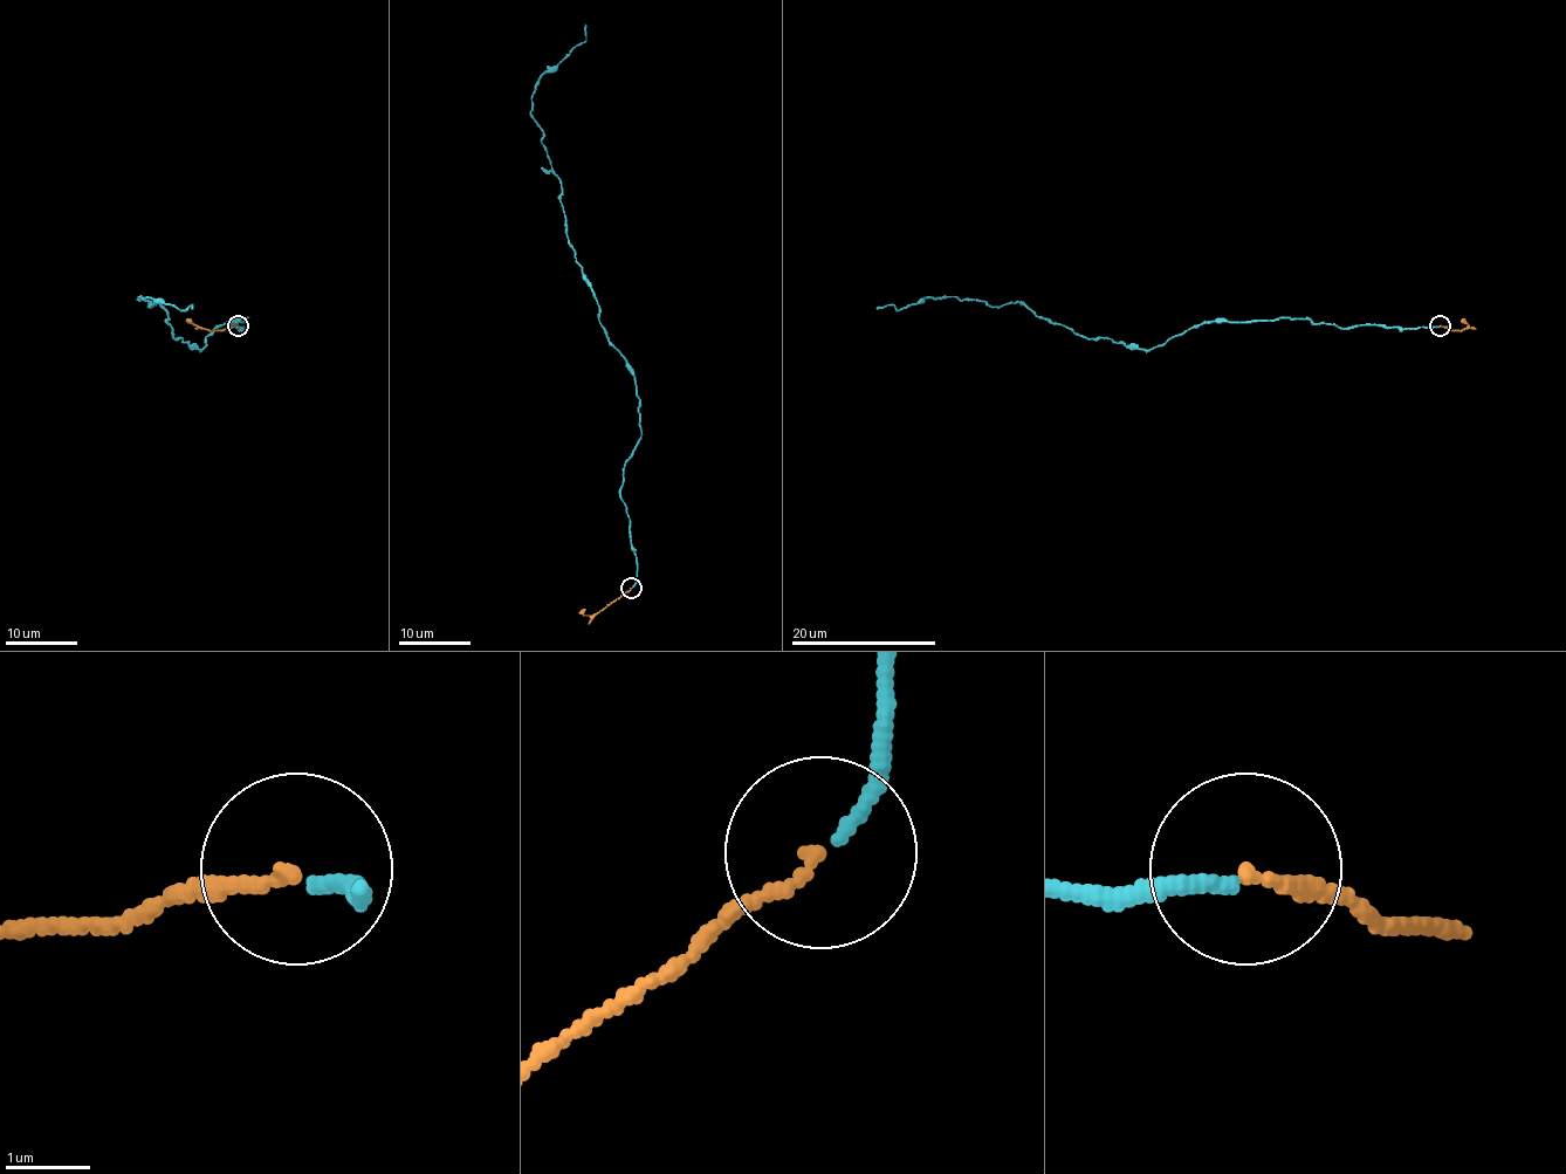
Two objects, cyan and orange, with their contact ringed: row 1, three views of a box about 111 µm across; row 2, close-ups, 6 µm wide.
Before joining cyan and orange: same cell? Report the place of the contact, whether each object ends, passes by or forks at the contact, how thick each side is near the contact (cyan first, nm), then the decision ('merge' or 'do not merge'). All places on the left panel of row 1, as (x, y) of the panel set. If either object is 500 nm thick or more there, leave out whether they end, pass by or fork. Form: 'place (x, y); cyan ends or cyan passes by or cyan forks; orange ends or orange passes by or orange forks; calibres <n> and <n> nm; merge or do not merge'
place (238, 325); cyan ends; orange ends; calibres 160 and 150 nm; merge

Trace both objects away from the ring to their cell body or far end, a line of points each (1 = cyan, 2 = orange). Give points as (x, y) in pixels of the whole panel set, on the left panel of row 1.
1: (239, 327), (227, 328), (248, 317), (219, 324), (201, 350), (138, 296), (192, 308)
2: (238, 324), (206, 330), (189, 320)

